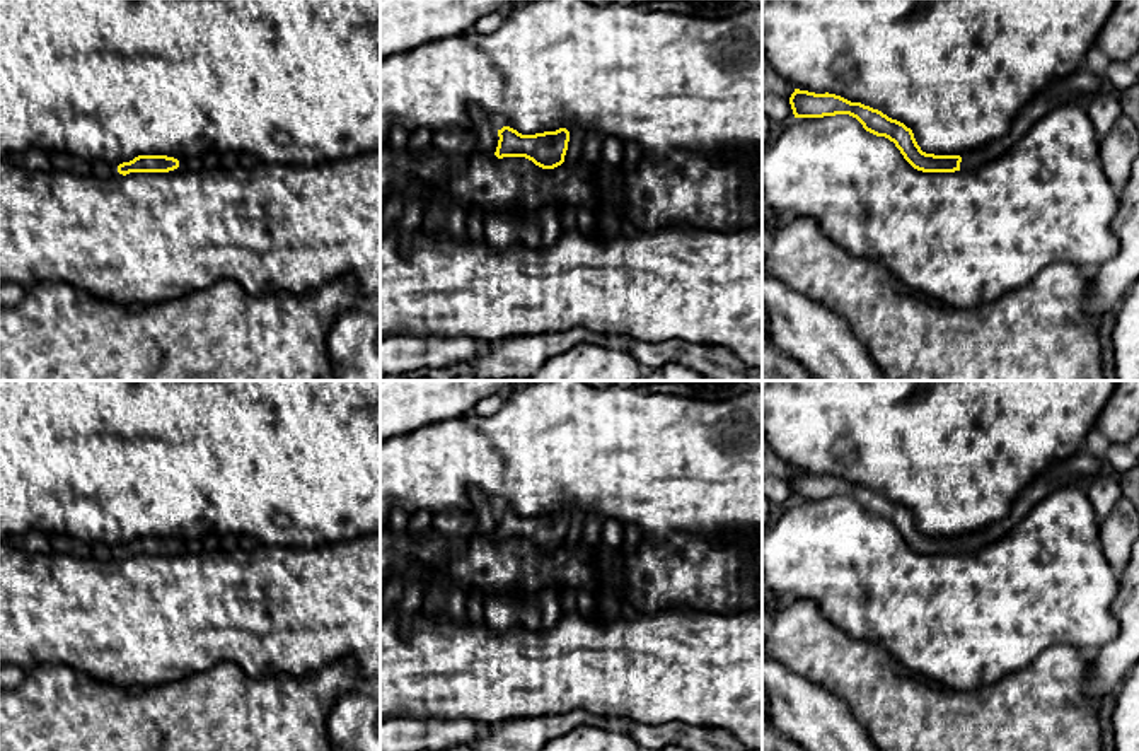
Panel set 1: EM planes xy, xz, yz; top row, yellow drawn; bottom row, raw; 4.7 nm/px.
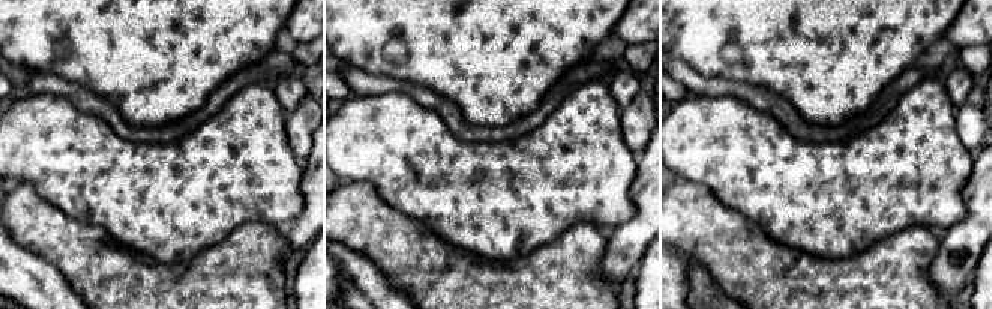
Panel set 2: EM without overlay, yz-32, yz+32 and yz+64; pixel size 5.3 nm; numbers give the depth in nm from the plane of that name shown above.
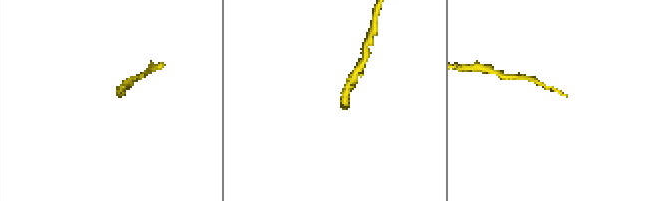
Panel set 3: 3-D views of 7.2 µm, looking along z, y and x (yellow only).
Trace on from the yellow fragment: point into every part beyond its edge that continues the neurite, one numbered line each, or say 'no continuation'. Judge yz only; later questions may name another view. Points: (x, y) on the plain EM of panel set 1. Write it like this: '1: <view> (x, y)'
1: yz (1085, 468)

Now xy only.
no continuation

